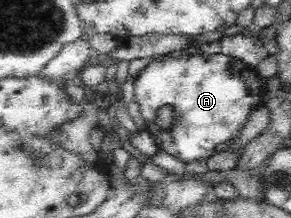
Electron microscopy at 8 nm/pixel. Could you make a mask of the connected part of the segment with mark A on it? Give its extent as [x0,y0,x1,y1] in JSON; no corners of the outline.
[134,50,265,164]

